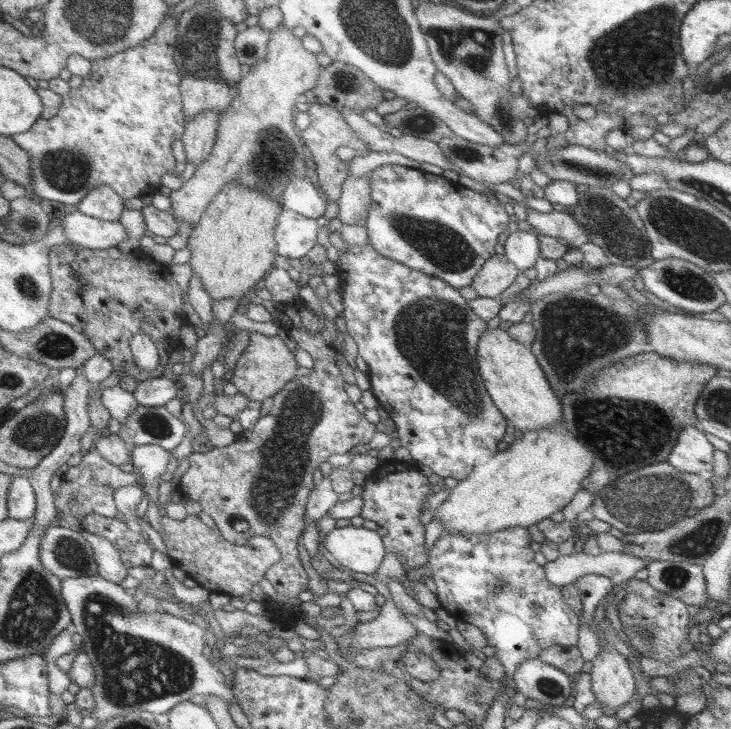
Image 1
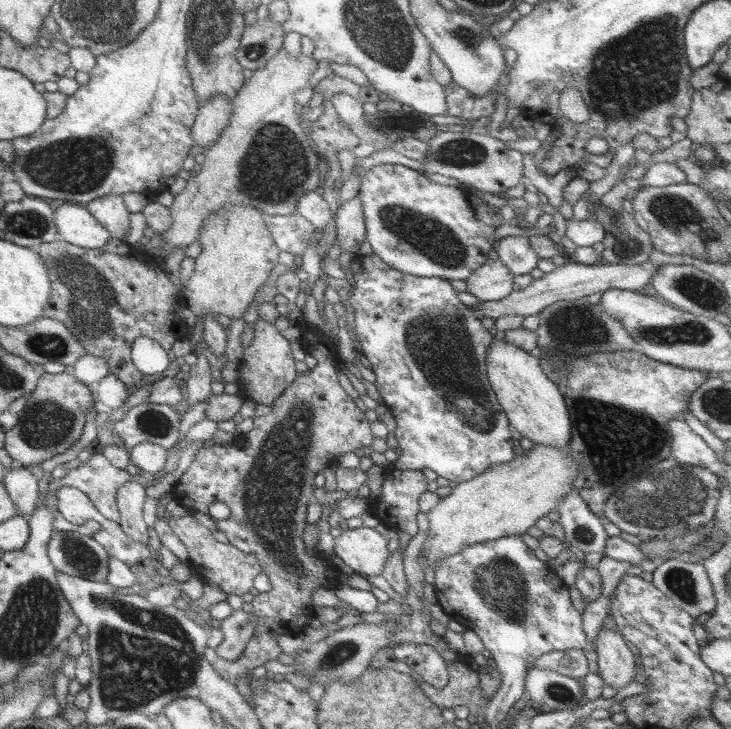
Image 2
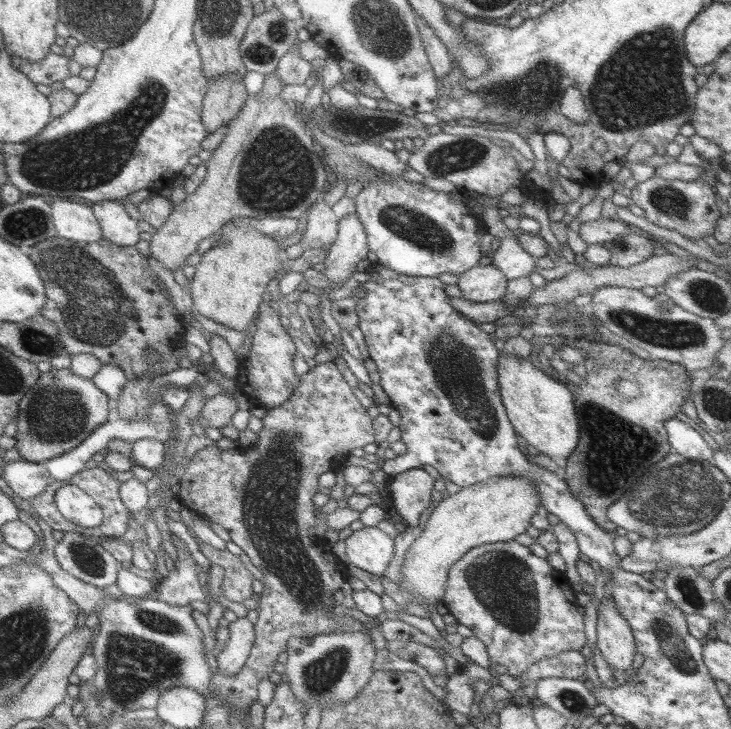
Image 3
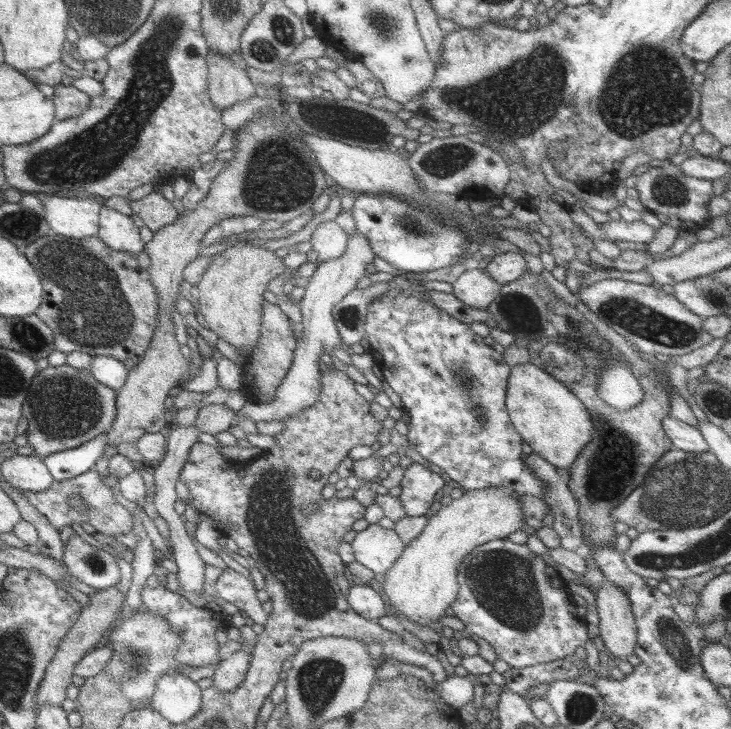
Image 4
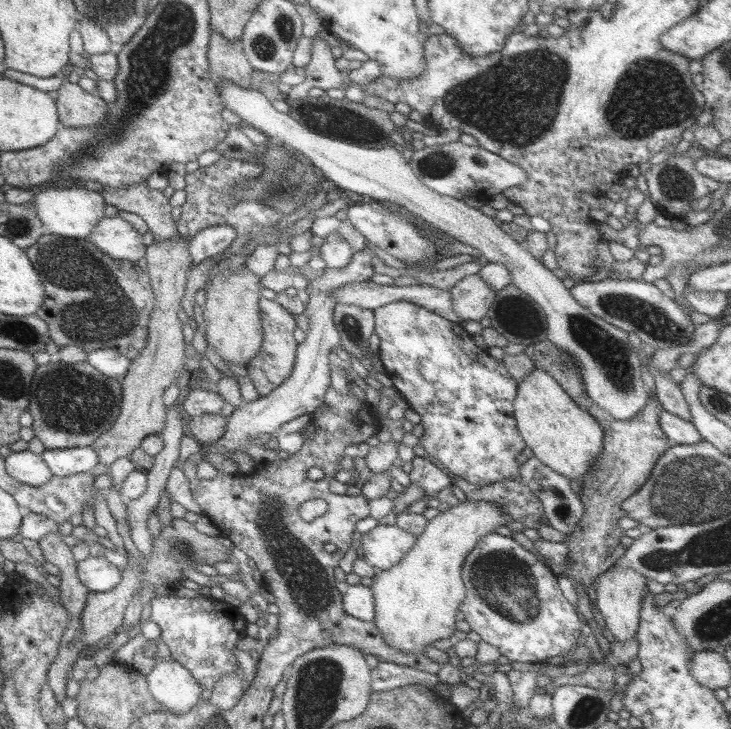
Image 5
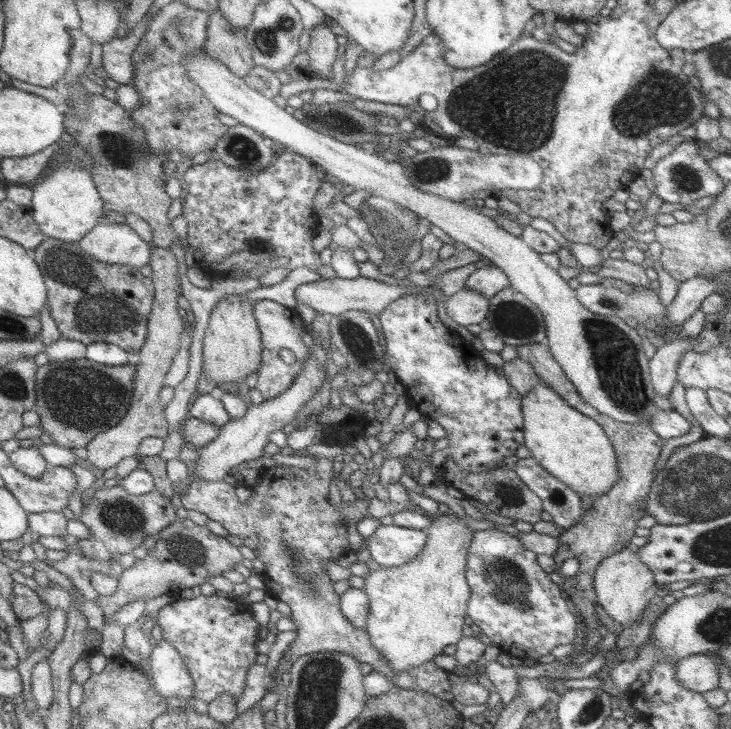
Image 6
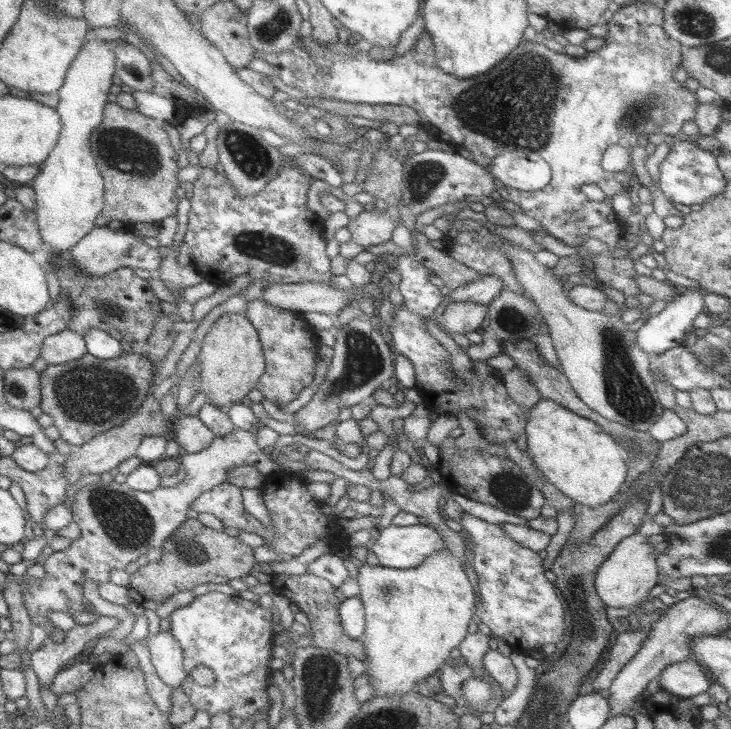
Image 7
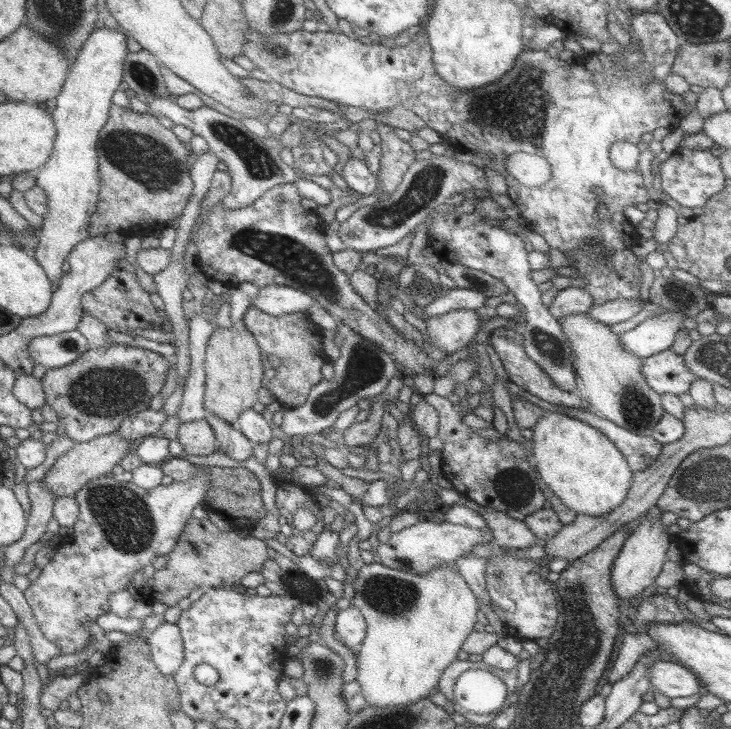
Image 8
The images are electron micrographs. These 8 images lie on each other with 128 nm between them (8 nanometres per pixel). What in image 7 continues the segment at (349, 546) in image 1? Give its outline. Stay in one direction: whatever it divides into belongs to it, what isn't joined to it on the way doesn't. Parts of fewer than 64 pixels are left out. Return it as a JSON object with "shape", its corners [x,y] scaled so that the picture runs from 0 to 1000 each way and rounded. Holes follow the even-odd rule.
{"shape":[[[532,720],[512,728],[508,757],[516,765],[516,776],[532,782],[568,779],[584,761],[609,752],[603,735],[587,722]]]}

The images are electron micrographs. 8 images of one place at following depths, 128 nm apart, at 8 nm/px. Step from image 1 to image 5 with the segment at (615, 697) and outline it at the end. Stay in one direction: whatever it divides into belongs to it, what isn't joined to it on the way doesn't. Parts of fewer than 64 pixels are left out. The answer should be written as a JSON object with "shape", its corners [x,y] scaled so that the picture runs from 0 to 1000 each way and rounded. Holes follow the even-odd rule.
{"shape":[[[847,774],[833,779],[828,787],[822,787],[814,796],[814,834],[819,837],[828,861],[839,870],[840,881],[858,881],[867,875],[874,853],[874,838],[877,837],[877,822],[882,815],[888,815],[882,804],[882,793],[865,785],[860,779],[854,779]]]}

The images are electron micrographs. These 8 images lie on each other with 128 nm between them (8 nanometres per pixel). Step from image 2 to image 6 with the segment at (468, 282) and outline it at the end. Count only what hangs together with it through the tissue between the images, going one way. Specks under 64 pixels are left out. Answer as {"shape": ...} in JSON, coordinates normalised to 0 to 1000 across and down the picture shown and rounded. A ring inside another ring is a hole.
{"shape":[[[631,394],[628,399],[614,405],[607,420],[611,433],[620,442],[628,447],[642,447],[642,444],[655,444],[662,440],[668,424],[668,410],[658,402]]]}

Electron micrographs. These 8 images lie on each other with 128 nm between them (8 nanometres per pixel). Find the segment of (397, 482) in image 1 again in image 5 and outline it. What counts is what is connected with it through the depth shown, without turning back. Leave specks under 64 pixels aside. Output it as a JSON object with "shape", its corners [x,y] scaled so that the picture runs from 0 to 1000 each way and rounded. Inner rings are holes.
{"shape":[[[568,626],[562,632],[562,645],[557,650],[560,664],[570,664],[579,672],[579,683],[558,693],[555,704],[576,705],[585,694],[585,684],[595,682],[602,672],[616,668],[614,652],[591,631]]]}

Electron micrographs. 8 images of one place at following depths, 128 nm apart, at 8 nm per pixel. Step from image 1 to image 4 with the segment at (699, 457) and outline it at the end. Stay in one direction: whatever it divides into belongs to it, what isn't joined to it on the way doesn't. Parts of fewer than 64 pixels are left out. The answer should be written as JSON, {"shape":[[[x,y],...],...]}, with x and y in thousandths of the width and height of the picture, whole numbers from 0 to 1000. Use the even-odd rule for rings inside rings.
{"shape":[[[915,571],[904,576],[904,584],[922,616],[943,621],[967,621],[966,608],[953,587]]]}

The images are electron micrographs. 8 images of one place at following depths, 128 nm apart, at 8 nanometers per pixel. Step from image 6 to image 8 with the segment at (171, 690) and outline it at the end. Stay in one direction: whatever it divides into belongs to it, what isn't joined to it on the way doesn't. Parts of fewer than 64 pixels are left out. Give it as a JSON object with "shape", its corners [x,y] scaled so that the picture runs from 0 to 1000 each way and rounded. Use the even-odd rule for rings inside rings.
{"shape":[[[222,853],[198,874],[209,914],[223,927],[237,926],[250,905],[249,878],[239,855]]]}

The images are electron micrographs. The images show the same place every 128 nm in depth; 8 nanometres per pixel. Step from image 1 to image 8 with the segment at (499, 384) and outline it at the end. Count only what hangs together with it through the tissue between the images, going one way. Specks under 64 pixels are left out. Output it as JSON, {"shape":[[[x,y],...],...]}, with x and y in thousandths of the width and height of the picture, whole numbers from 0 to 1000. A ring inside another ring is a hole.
{"shape":[[[746,564],[725,588],[729,594],[722,606],[737,658],[752,672],[767,691],[795,708],[818,709],[830,705],[850,693],[855,684],[865,656],[850,620],[810,584],[784,572],[756,564]]]}

